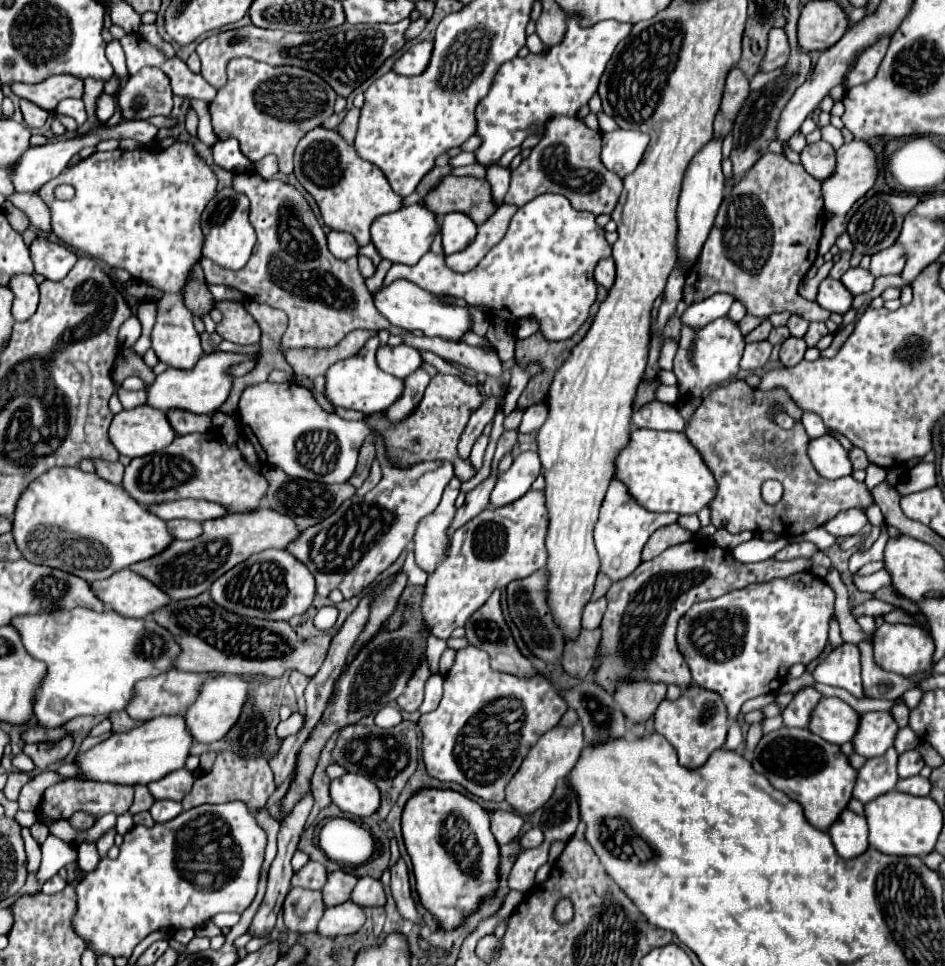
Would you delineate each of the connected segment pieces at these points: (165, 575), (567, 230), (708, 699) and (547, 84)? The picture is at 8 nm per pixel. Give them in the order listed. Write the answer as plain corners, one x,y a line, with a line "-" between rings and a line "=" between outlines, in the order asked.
259,507
255,511
243,513
227,513
219,519
205,521
203,533
197,539
173,541
159,555
139,561
129,569
155,583
171,599
189,599
205,593
215,579
219,579
223,573
245,561
253,553
261,553
265,549
285,549
287,543
295,539
295,535
299,535
295,523
291,523
287,515
269,507
=
545,193
519,207
505,237
473,271
455,273
443,265
443,255
429,251
417,265
393,265
383,285
391,283
391,279
411,279
433,295
447,293
461,297
507,325
533,319
543,339
565,341
571,339
589,317
589,309
597,299
593,269
605,257
611,257
611,245
605,239
603,227
595,223
595,215
573,209
563,195
=
693,683
683,691
679,699
671,701
665,697
655,711
655,731
675,747
679,763
691,769
703,765
715,749
723,747
727,727
727,707
723,703
723,697
=
567,15
565,39
551,47
545,55
529,53
527,57
515,57
497,71
491,91
477,107
477,135
483,139
475,151
477,163
489,165
497,161
505,151
519,147
527,137
545,135
547,123
555,115
577,117
579,109
589,103
597,93
599,79
605,73
605,65
611,59
615,47
631,33
631,23
599,21
591,27
581,27
579,17

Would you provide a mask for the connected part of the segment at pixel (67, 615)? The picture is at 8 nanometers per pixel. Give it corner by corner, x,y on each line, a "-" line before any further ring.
67,609
67,611
51,611
47,615
25,615
23,619
17,619
15,623
11,623
21,635
23,635
23,643
27,647
27,651
39,659
39,661
45,661
47,663
47,675
39,687
39,695
35,695
35,717
37,717
37,723
45,729
55,729
55,727
61,727
65,721
77,717
77,715
109,715
113,711
123,711
129,701
133,699
135,695
135,685
143,679
151,679
151,677
159,677
161,673
167,673
175,667
175,659
181,655
181,645
177,643
177,639
173,637
173,633
165,627
161,627
159,623
155,623
153,619
127,619
127,617
121,617
119,613
115,613
113,609
109,611
103,611
103,613
95,613
91,609

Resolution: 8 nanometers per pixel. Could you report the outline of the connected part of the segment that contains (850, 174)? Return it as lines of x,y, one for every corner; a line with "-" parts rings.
855,139
851,143
845,143
841,149
837,149
837,161
839,161
839,169
835,169
835,175
831,175
831,179
827,179
827,183
821,183
825,209
833,213
833,217
829,221
825,221
823,237
819,241
818,254
822,256
830,251
831,245
835,243
835,237
845,231
847,209
851,209
851,205
875,185
877,175
879,175
877,155
875,155
873,147
863,139

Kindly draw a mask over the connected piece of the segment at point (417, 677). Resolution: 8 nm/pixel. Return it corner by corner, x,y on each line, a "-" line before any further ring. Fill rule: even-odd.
423,663
423,667
419,667
419,671
413,675
411,683
407,685
407,691
397,699
397,705
401,709
405,709
409,713
413,713
413,711
419,709
419,705
423,701
423,687
425,687
429,675
431,675
429,667
427,667
427,663

